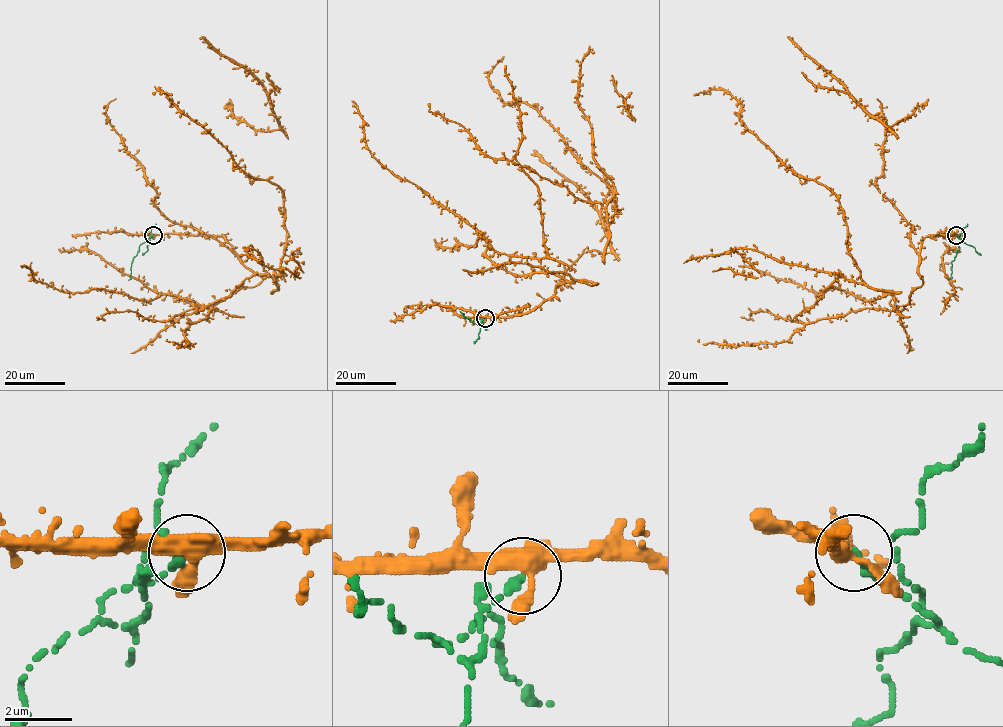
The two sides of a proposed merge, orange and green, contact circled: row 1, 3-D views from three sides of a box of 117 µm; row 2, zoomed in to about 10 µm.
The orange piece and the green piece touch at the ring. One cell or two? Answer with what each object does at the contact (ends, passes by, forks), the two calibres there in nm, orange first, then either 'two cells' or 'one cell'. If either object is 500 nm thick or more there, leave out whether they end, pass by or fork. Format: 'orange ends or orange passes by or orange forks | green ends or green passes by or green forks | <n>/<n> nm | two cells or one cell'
orange forks | green ends | 380/280 nm | one cell

